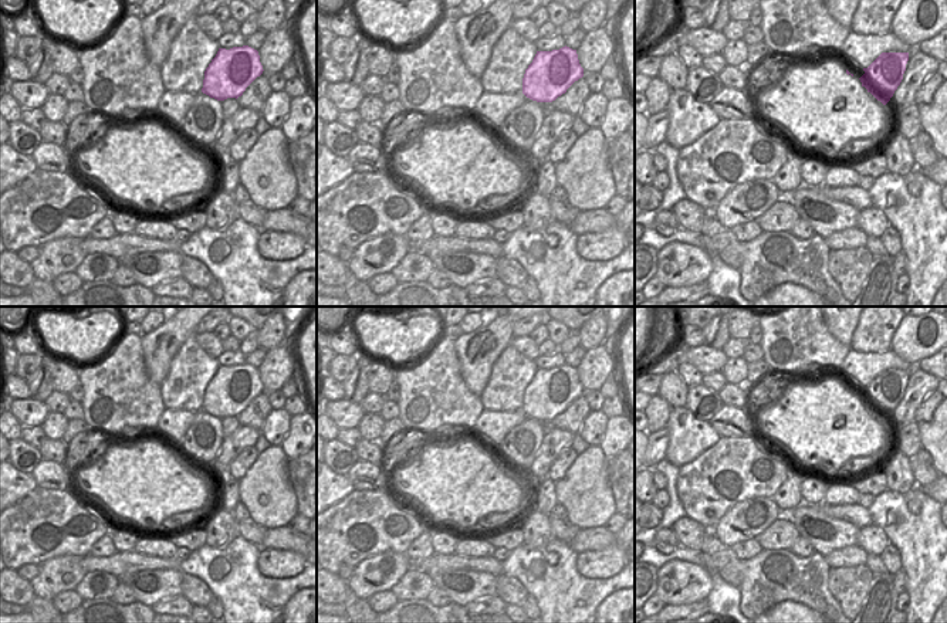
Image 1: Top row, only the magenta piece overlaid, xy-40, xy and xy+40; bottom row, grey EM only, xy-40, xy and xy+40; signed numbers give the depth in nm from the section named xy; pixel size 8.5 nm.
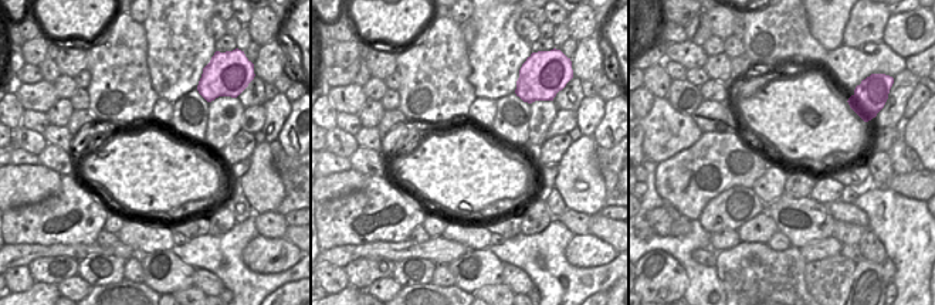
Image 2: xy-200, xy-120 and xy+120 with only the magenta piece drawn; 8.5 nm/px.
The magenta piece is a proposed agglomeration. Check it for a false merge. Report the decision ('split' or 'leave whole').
split

